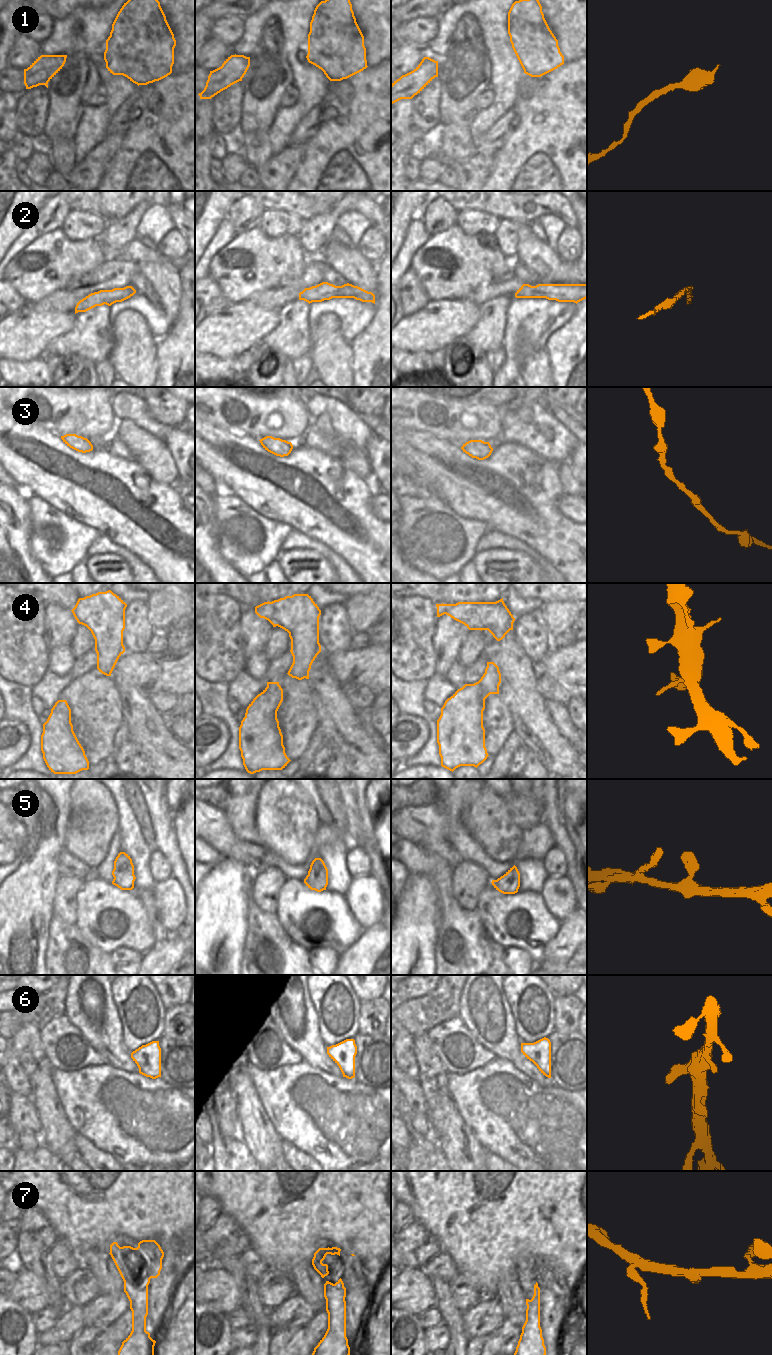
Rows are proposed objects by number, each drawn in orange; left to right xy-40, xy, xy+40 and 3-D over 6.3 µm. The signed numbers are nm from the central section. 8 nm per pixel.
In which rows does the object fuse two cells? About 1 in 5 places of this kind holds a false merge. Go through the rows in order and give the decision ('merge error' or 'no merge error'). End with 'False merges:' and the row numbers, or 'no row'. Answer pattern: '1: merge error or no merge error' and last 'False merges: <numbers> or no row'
1: no merge error
2: no merge error
3: no merge error
4: no merge error
5: no merge error
6: no merge error
7: no merge error
False merges: no row

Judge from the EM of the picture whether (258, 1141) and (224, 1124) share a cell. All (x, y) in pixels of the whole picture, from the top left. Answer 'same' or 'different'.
different

